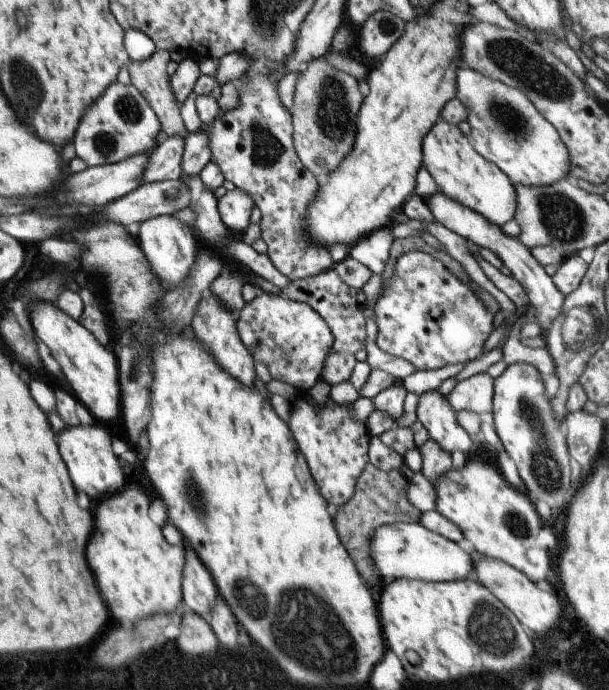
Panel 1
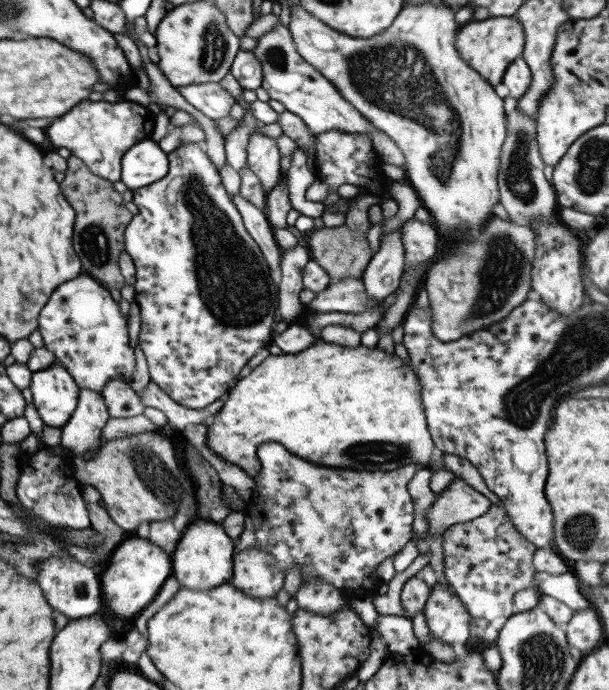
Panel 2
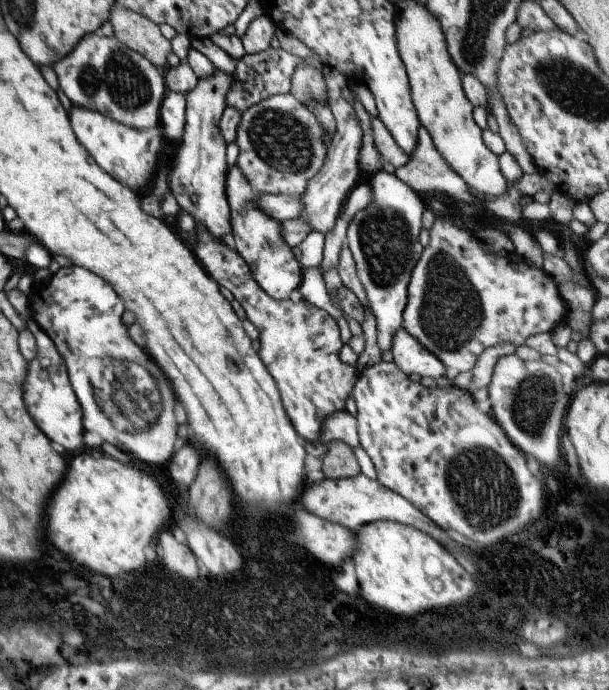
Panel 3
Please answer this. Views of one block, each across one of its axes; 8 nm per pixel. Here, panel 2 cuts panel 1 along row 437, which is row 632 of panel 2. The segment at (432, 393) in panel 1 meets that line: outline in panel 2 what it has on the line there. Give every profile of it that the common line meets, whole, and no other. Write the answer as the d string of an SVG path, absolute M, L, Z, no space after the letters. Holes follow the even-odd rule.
M434 584L425 601L423 616L431 636L449 646L464 646L470 642L469 613L457 594Z

